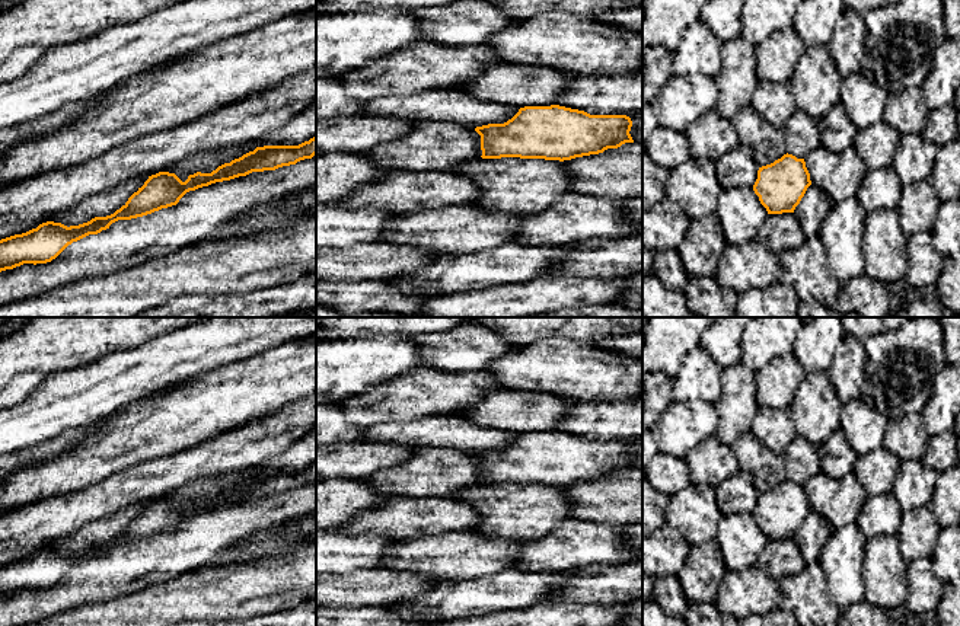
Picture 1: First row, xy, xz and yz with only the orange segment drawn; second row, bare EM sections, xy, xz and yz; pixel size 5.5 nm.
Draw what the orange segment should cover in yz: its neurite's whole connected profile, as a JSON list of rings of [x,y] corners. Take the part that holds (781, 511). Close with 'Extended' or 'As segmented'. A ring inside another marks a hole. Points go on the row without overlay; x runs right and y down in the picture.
[[[787,479],[759,494],[753,517],[768,540],[782,540],[794,539],[810,511],[804,485]]]. As segmented

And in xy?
[[[316,461],[299,472],[264,472],[239,485],[219,492],[211,499],[197,498],[182,508],[175,499],[159,498],[149,502],[141,514],[128,527],[106,543],[95,543],[79,552],[64,552],[47,547],[22,560],[0,566],[0,598],[23,590],[47,590],[55,585],[68,571],[89,560],[98,560],[118,546],[143,543],[176,531],[189,517],[216,508],[246,502],[252,498],[275,496],[296,491],[316,480]]]. As segmented

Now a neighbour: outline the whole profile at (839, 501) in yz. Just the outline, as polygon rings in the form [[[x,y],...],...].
[[[819,472],[806,482],[804,488],[811,511],[822,514],[833,528],[857,523],[867,499],[855,473],[838,479]]]

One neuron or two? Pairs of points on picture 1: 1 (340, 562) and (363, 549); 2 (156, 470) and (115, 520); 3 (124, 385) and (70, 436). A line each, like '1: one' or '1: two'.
1: one
2: two
3: two

